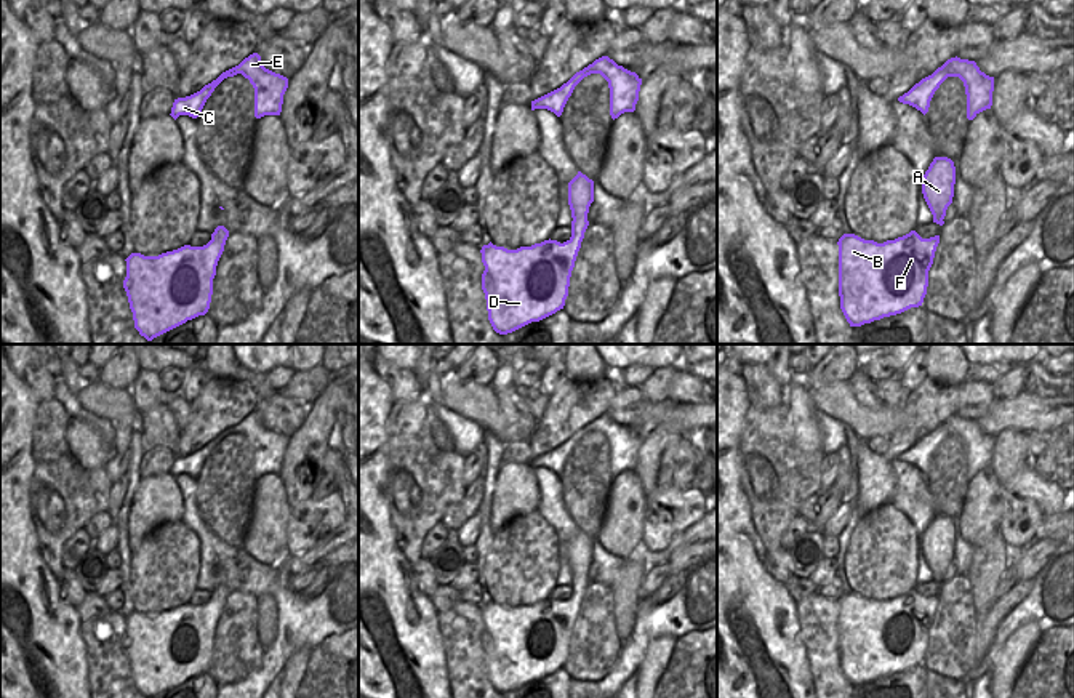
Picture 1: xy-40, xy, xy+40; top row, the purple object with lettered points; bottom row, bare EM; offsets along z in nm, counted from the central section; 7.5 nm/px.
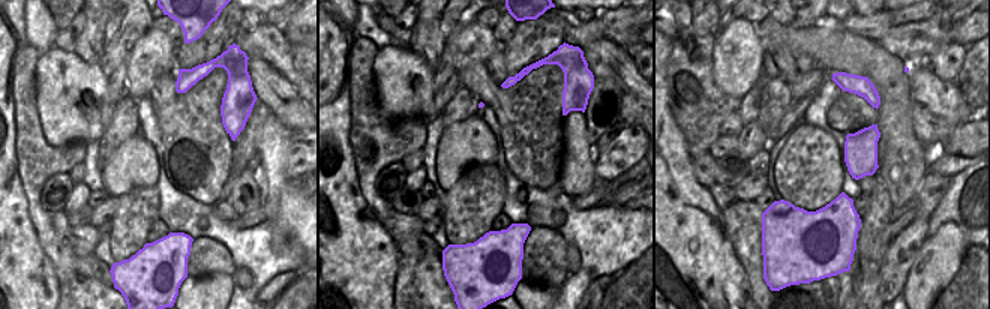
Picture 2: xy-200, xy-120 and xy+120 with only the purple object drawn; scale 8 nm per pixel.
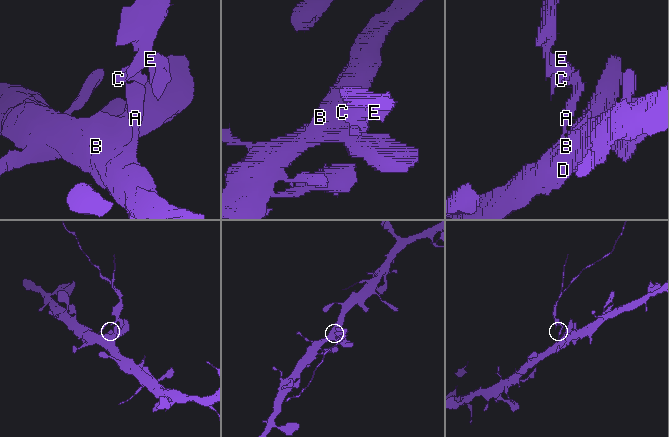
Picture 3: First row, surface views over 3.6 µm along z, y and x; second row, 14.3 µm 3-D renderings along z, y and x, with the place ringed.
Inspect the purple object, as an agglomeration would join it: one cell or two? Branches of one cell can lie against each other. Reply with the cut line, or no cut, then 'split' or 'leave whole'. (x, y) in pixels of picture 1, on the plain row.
cut xy (573, 577), (586, 580); split

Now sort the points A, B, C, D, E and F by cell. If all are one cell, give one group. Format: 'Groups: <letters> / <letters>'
Groups: A C E / B D F

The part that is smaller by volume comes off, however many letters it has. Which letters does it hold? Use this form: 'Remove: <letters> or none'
Remove: A, C, E

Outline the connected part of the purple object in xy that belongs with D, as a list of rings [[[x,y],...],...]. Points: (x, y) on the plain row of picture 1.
[[[573,578],[571,596],[563,602],[549,597],[517,608],[496,605],[491,600],[482,605],[480,612],[485,624],[482,648],[487,658],[488,679],[496,692],[512,692],[563,668],[571,629],[587,584],[589,580]]]

